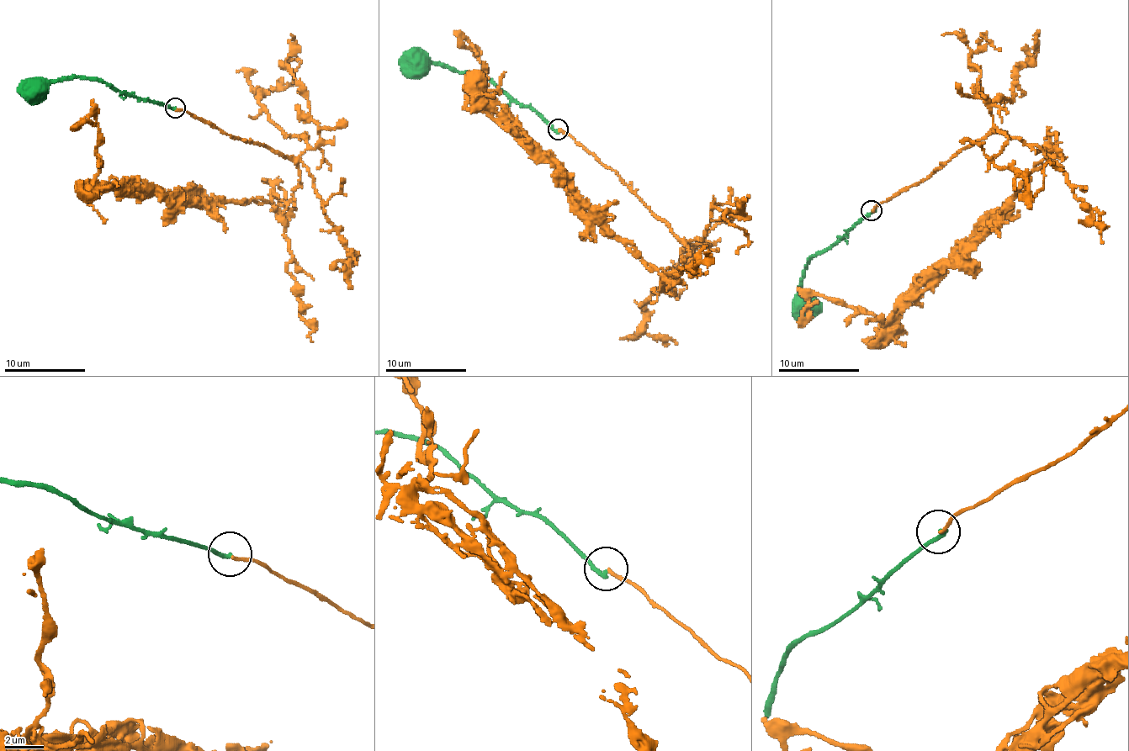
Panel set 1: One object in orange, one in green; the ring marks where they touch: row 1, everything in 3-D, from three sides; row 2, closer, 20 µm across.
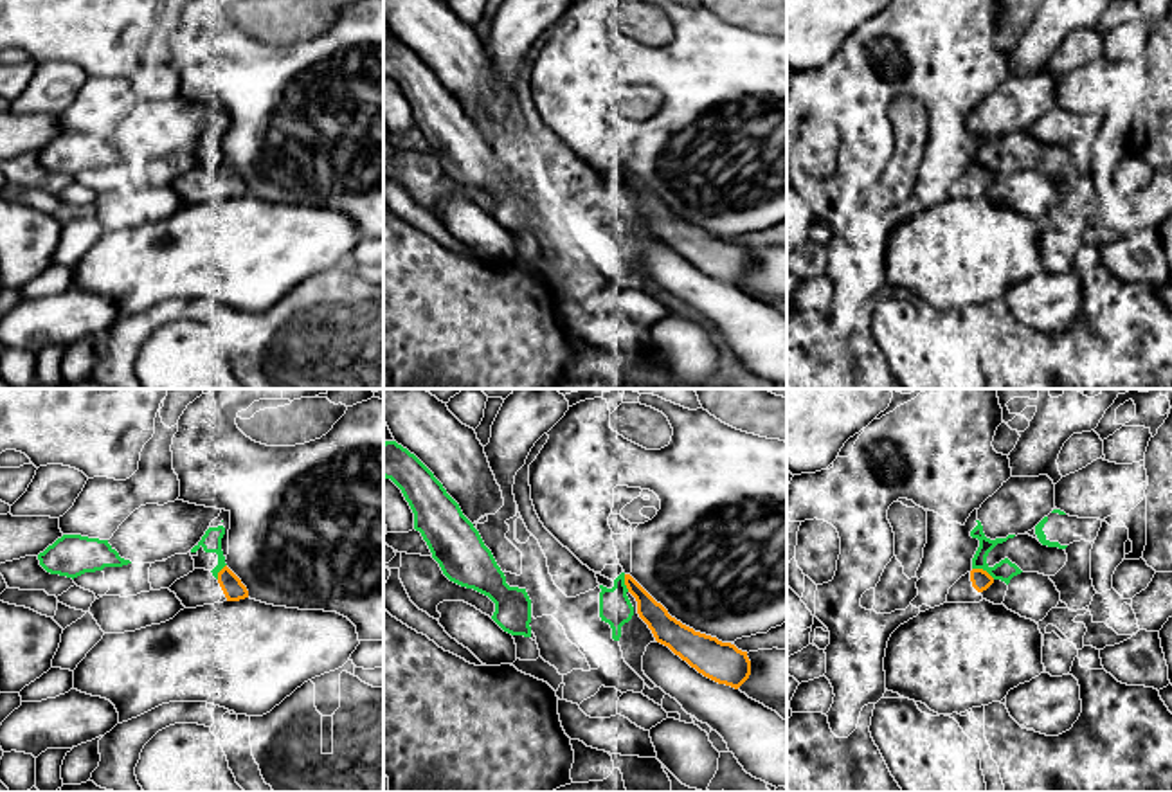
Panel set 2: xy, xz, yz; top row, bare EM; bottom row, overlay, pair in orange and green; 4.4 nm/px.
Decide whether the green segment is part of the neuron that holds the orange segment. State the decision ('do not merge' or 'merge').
do not merge

